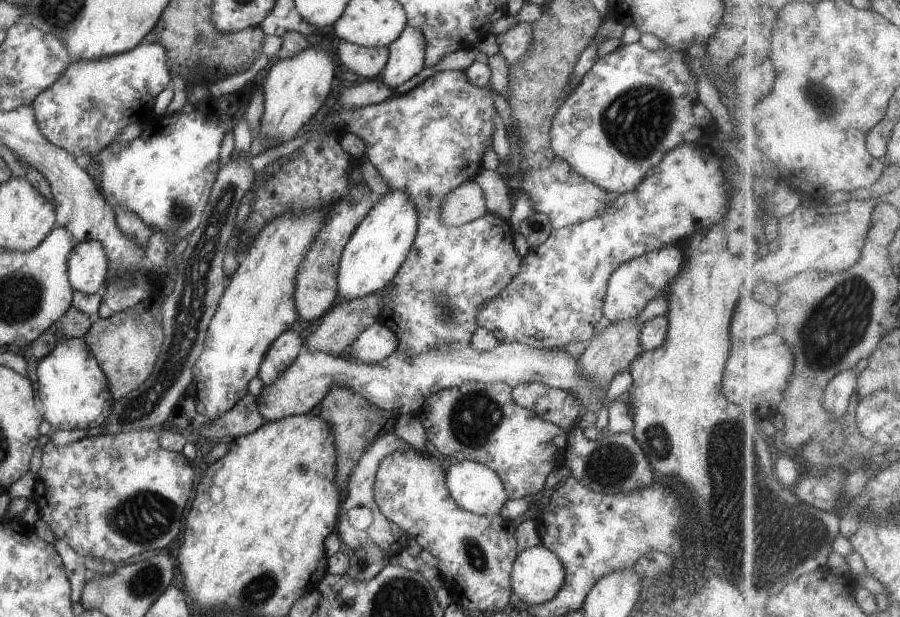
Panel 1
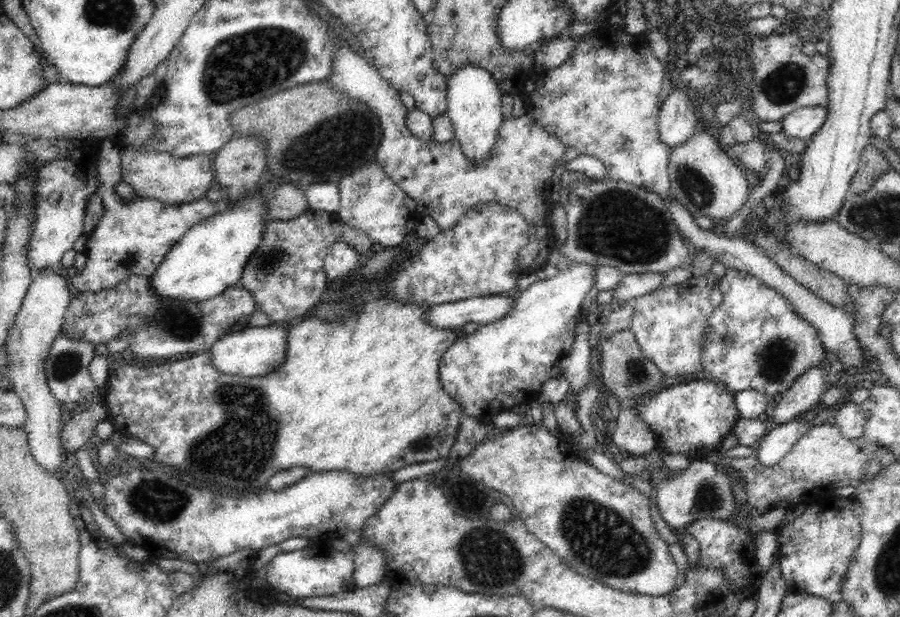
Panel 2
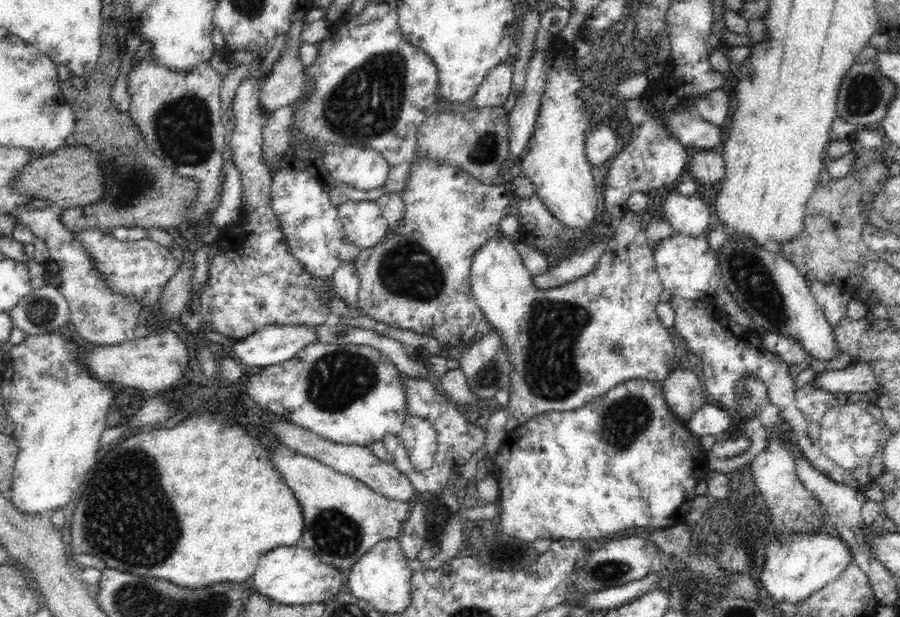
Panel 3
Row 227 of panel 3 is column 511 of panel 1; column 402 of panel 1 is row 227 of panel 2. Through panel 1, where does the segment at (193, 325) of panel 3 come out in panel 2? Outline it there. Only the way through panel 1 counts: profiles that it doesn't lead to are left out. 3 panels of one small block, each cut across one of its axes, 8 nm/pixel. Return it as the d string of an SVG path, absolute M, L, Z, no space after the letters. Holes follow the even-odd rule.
M108 138L100 140L95 167L98 171L97 193L104 205L101 221L91 230L84 252L87 262L73 277L72 284L79 293L100 293L115 288L120 282L136 276L151 277L156 268L164 261L170 249L182 238L194 224L220 214L228 208L228 200L217 202L201 199L171 205L154 198L135 198L126 201L118 196L114 185L120 182L117 163L119 148L115 141ZM308 209L290 220L265 218L260 244L248 258L238 285L250 291L257 310L267 314L270 322L302 318L327 295L328 281L324 264L326 250L334 242L347 242L360 256L366 256L376 246L370 237L346 224L337 212Z

